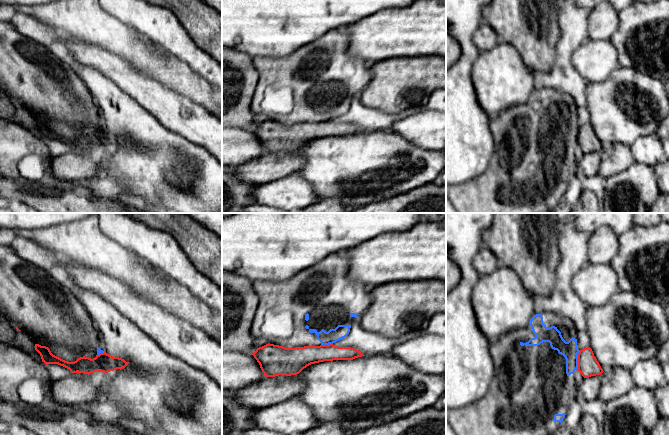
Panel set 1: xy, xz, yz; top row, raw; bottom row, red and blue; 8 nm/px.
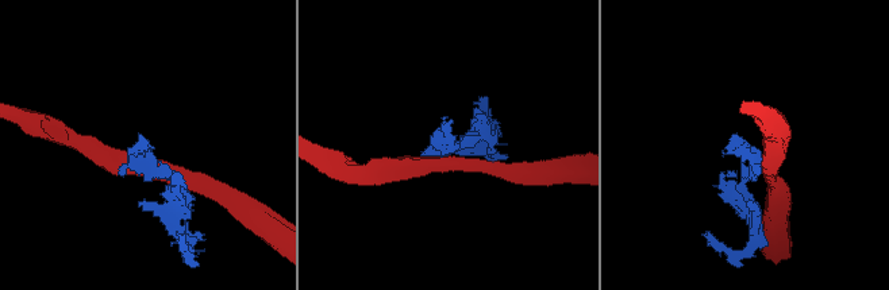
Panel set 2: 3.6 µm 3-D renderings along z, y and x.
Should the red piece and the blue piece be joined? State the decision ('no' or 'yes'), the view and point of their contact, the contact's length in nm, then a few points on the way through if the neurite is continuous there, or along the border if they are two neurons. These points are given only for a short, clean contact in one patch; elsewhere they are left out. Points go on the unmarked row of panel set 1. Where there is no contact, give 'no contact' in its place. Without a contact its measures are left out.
no; contact yz (578, 136); length 160 nm; border yz (579, 126), (578, 143), (576, 145)

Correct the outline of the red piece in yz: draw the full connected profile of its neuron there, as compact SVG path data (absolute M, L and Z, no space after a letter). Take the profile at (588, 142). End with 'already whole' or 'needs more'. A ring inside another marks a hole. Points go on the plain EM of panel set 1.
M590 123L579 126L577 146L584 154L601 151L604 148Z; already whole

